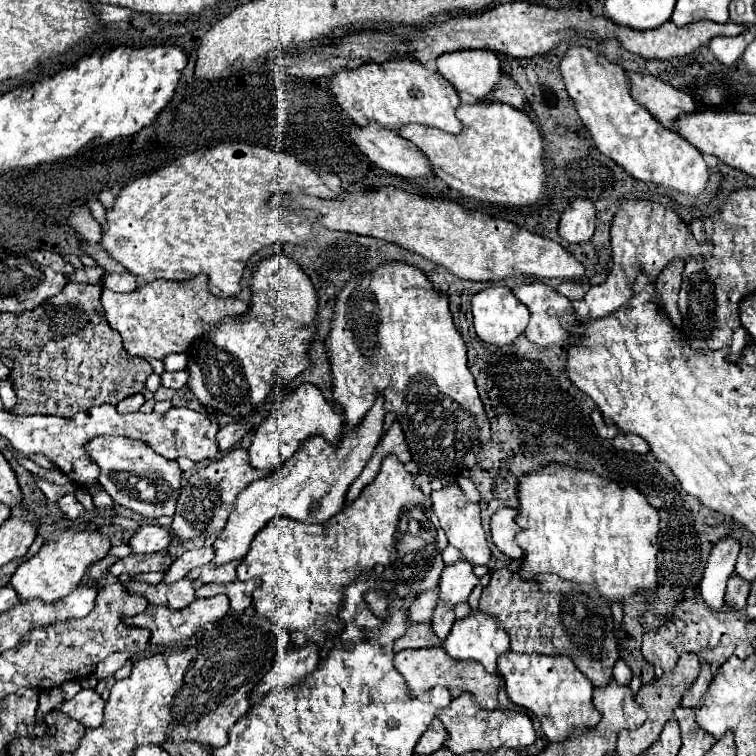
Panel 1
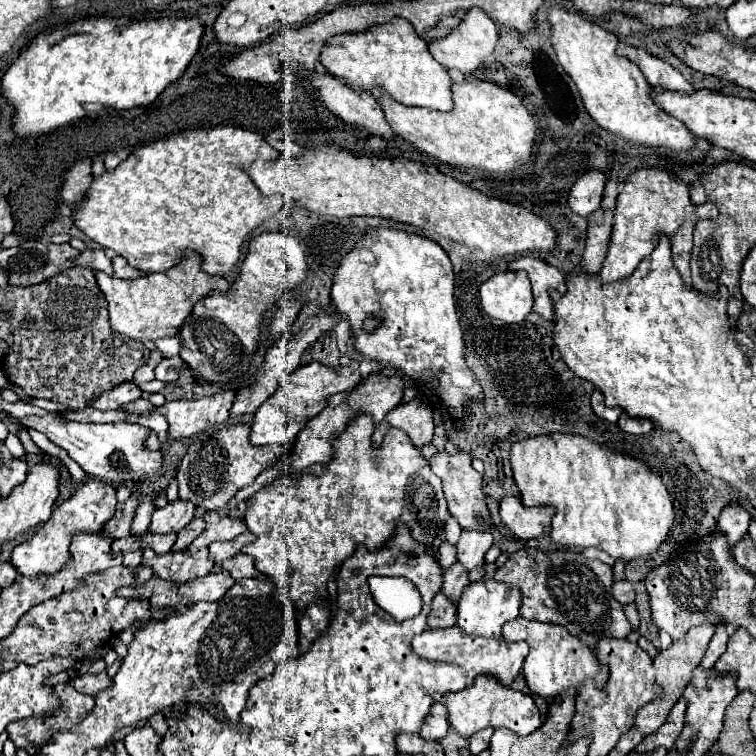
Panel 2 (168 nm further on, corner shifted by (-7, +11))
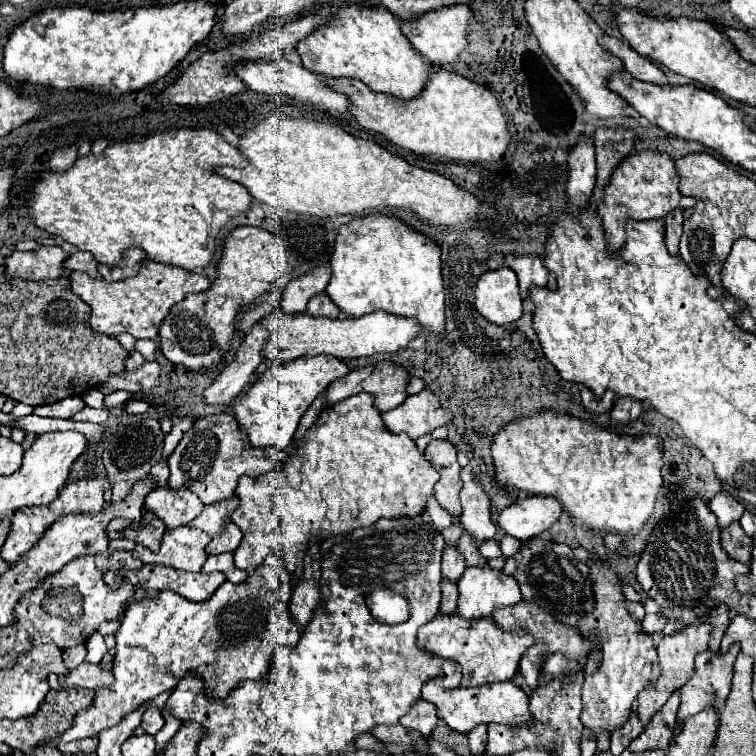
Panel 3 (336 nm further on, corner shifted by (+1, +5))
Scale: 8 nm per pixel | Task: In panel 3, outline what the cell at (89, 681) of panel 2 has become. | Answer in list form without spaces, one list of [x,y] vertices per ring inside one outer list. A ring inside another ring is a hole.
[[[83,662],[81,666],[77,666],[75,670],[71,670],[67,676],[62,687],[65,689],[84,688],[96,690],[99,687],[111,686],[114,682],[113,672],[99,668],[99,664],[89,664]]]

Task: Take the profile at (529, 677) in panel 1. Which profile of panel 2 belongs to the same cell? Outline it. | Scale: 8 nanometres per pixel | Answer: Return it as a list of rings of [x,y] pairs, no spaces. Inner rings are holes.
[[[515,618],[513,622],[507,622],[503,626],[503,638],[515,640],[515,642],[523,640],[529,644],[529,654],[523,664],[523,676],[529,690],[541,696],[543,700],[547,700],[549,704],[555,702],[565,690],[583,686],[585,680],[593,680],[597,688],[603,688],[609,678],[607,668],[599,664],[595,654],[583,648],[583,644],[579,644],[579,640],[575,640],[575,636],[571,636],[563,626]]]

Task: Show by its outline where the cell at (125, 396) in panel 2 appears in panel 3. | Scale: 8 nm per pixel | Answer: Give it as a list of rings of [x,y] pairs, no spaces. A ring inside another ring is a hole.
[[[71,396],[71,398],[65,398],[61,402],[55,402],[55,404],[37,406],[35,414],[39,414],[39,416],[53,416],[53,418],[71,418],[83,406],[85,406],[85,402],[79,396]]]

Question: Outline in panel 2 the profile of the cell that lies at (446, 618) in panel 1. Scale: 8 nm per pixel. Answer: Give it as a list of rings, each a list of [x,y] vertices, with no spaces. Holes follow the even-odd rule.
[[[453,564],[451,568],[447,568],[443,572],[441,594],[445,594],[453,604],[457,604],[461,600],[463,590],[467,588],[467,584],[469,584],[467,572],[463,572],[463,568],[459,568],[459,564]]]

